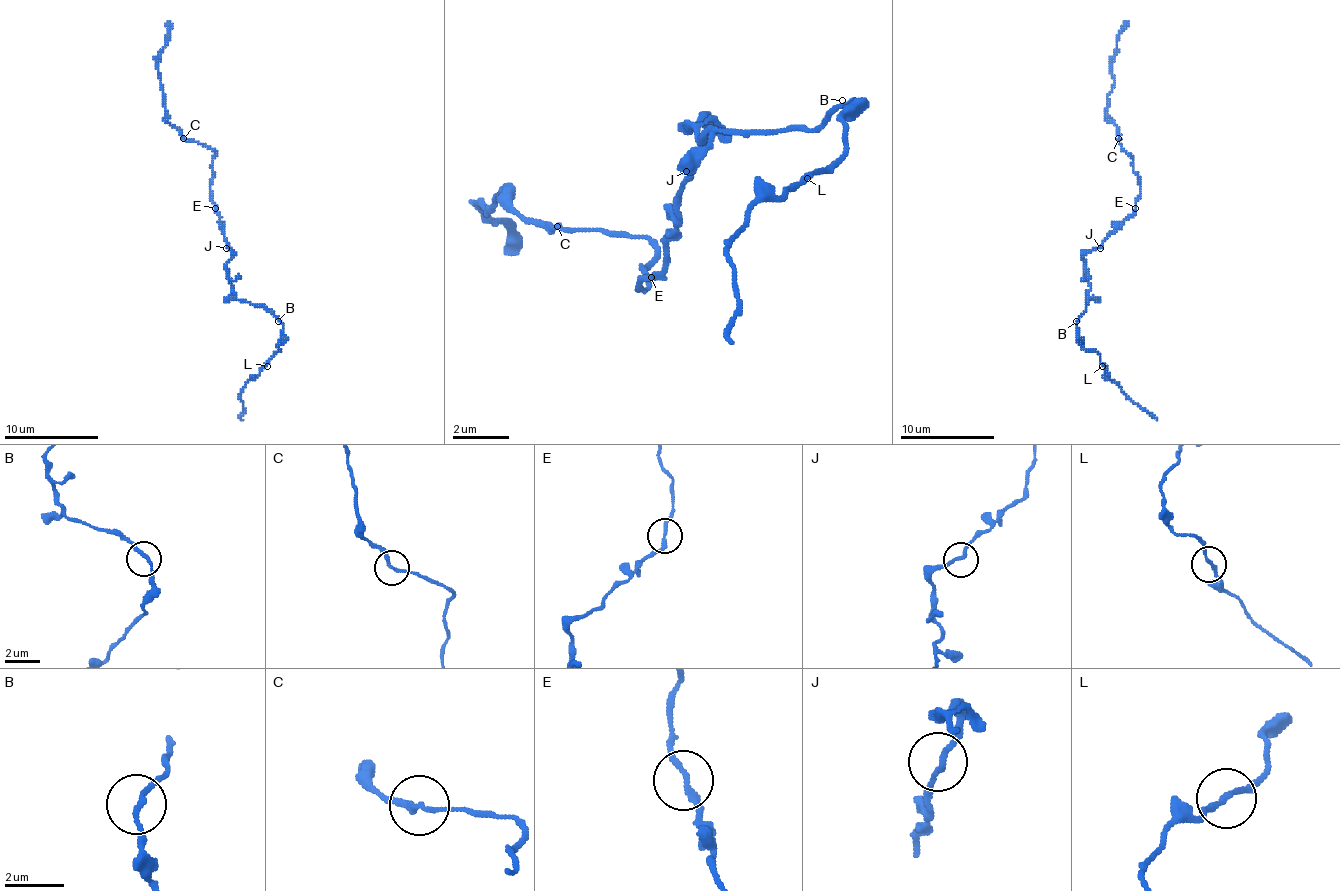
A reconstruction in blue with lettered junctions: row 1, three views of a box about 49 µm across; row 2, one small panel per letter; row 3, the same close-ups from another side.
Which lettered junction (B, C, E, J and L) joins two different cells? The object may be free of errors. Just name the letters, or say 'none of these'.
none of these

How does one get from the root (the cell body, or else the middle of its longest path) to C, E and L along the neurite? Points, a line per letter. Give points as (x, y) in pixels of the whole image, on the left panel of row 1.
C: (224, 238), (224, 224), (210, 196), (215, 151), (184, 139)
E: (224, 238), (224, 224), (215, 208)
L: (224, 238), (231, 248), (226, 278), (233, 295), (252, 304), (262, 304), (283, 326), (283, 342), (267, 366)

